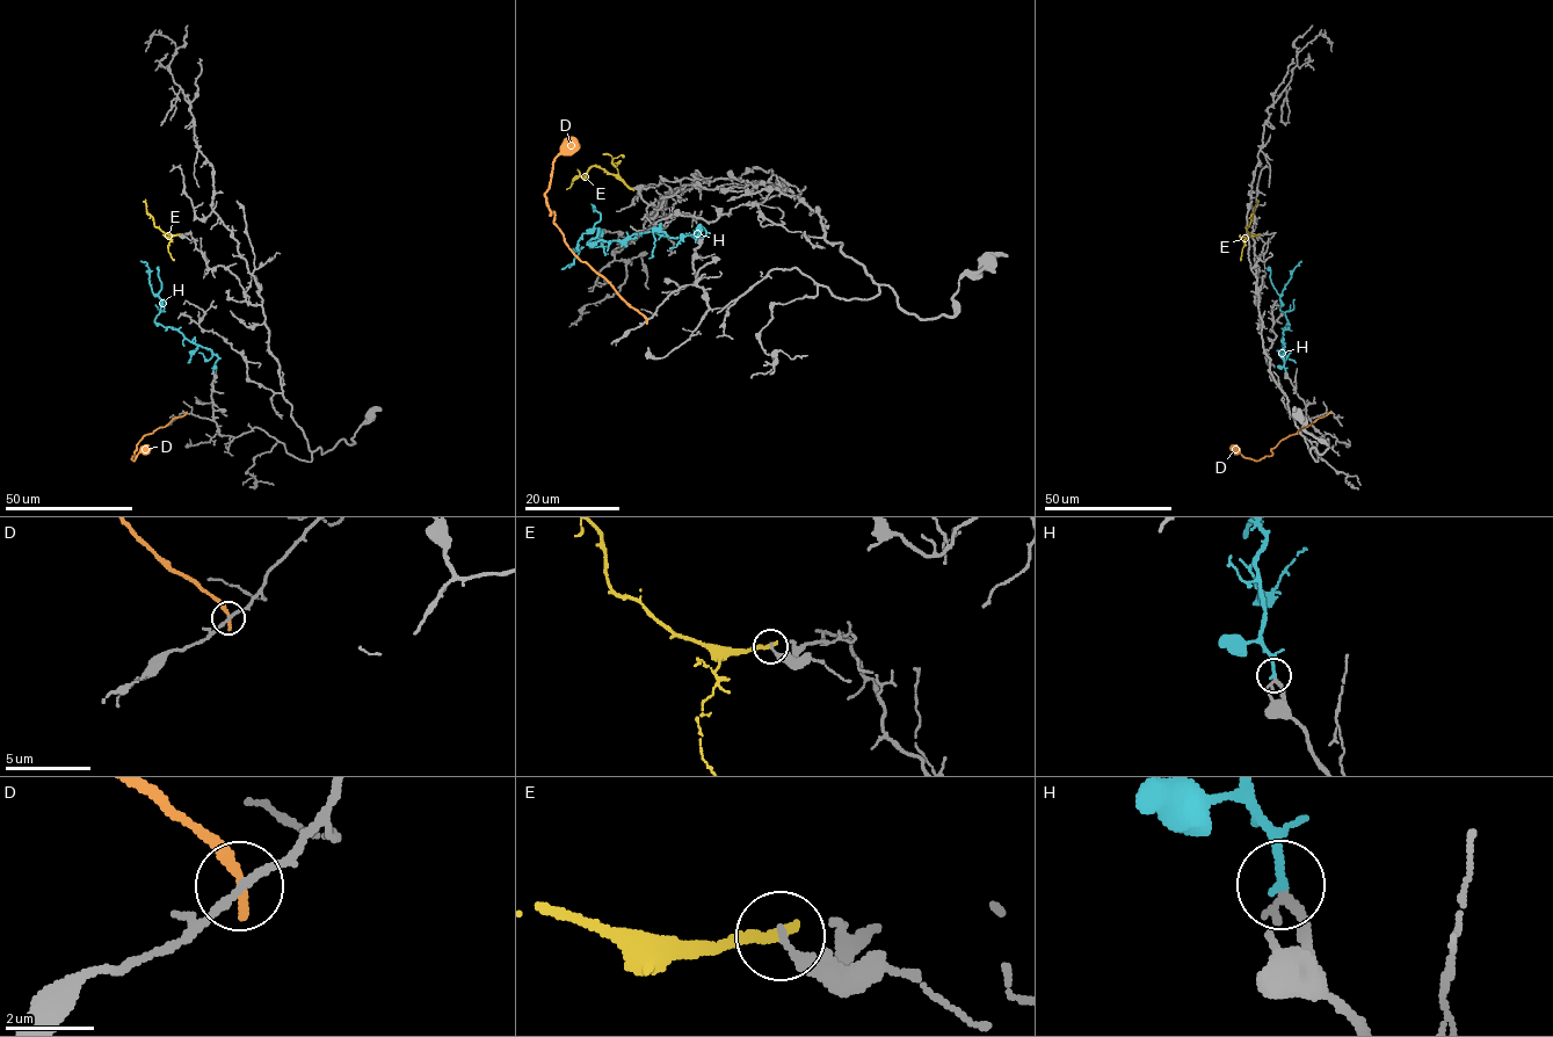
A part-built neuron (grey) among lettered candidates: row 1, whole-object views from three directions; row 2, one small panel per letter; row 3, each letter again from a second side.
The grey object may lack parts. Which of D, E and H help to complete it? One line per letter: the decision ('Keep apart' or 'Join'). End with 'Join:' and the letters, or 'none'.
D: Keep apart
E: Keep apart
H: Join
Join: H

